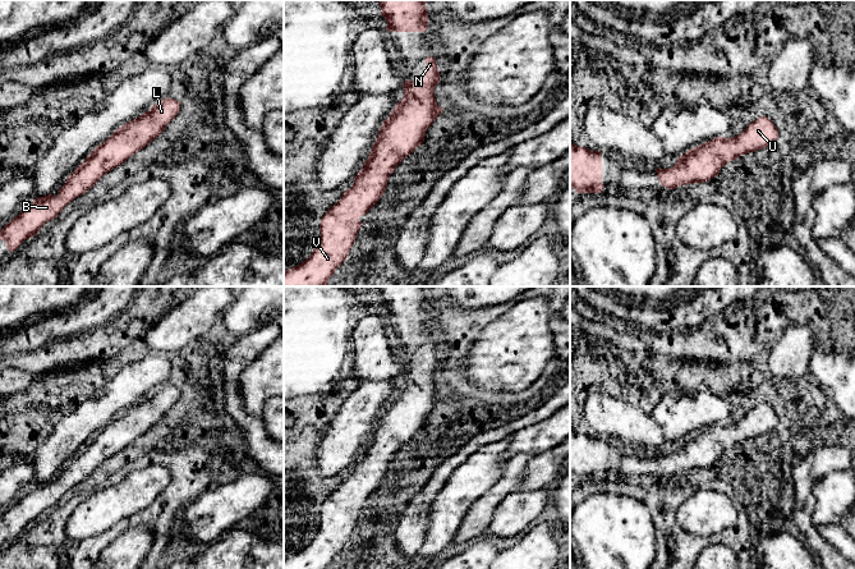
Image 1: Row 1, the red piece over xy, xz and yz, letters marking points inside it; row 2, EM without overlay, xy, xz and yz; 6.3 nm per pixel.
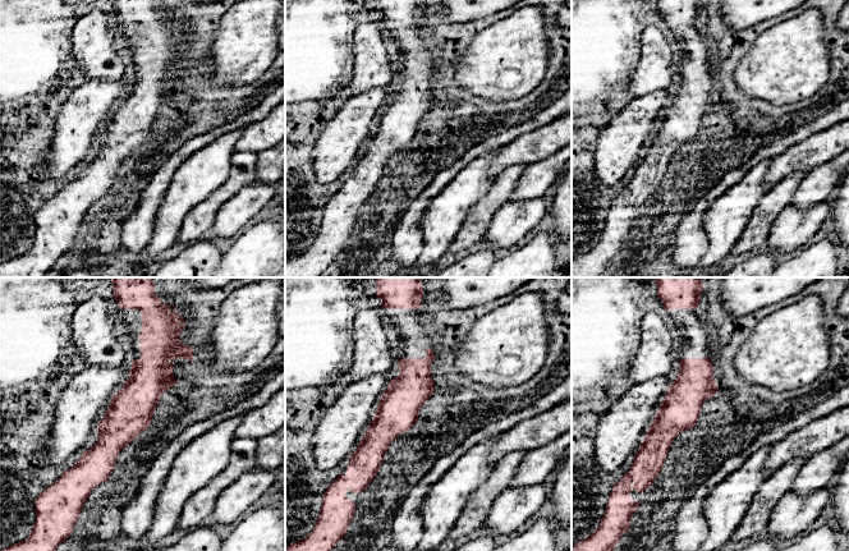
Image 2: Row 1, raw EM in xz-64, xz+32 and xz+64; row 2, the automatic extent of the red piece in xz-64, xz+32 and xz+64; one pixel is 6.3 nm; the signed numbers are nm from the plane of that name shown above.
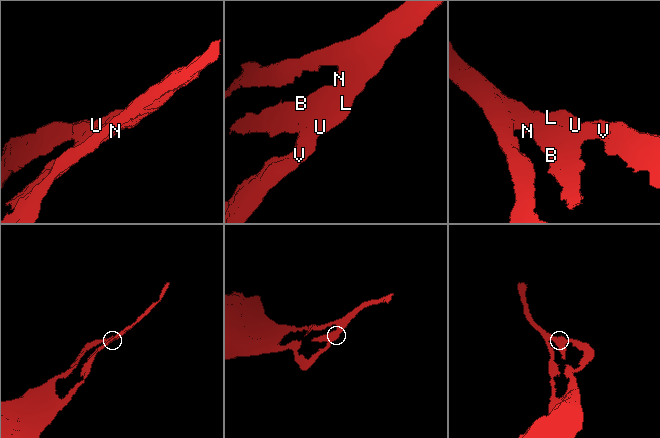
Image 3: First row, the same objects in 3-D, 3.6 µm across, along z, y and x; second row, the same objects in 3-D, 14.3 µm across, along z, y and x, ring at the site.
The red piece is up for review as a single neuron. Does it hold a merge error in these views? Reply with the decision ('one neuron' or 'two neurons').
one neuron

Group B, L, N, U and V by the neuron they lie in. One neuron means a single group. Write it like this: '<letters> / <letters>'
B L N U V

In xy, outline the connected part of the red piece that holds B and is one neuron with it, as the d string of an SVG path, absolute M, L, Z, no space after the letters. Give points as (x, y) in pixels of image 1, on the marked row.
M164 98L141 116L119 127L66 178L58 196L36 199L0 230L0 239L14 252L26 239L63 211L74 198L89 191L105 174L124 164L158 137L179 114L180 102Z

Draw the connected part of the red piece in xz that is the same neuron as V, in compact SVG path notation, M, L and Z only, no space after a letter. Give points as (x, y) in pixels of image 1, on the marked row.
M426 58L426 78L423 81L404 81L404 97L380 128L368 159L354 178L351 188L327 210L320 222L321 234L312 254L300 265L284 272L284 286L326 286L335 270L349 257L358 231L364 222L359 220L383 196L389 178L396 166L424 142L426 132L443 111L435 98L435 87L440 83L440 70L436 58Z

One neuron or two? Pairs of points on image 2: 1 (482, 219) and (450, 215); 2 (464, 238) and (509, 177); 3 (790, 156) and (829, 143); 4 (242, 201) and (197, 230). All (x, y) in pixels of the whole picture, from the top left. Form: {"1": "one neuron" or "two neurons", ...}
{"1": "two neurons", "2": "one neuron", "3": "one neuron", "4": "two neurons"}

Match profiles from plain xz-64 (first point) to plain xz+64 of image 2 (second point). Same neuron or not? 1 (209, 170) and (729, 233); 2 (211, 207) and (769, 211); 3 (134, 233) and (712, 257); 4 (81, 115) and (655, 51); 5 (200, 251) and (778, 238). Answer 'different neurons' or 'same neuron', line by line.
1: same neuron
2: same neuron
3: different neurons
4: different neurons
5: different neurons

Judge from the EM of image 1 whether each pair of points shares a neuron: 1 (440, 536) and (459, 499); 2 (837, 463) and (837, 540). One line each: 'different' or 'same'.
1: same
2: different

